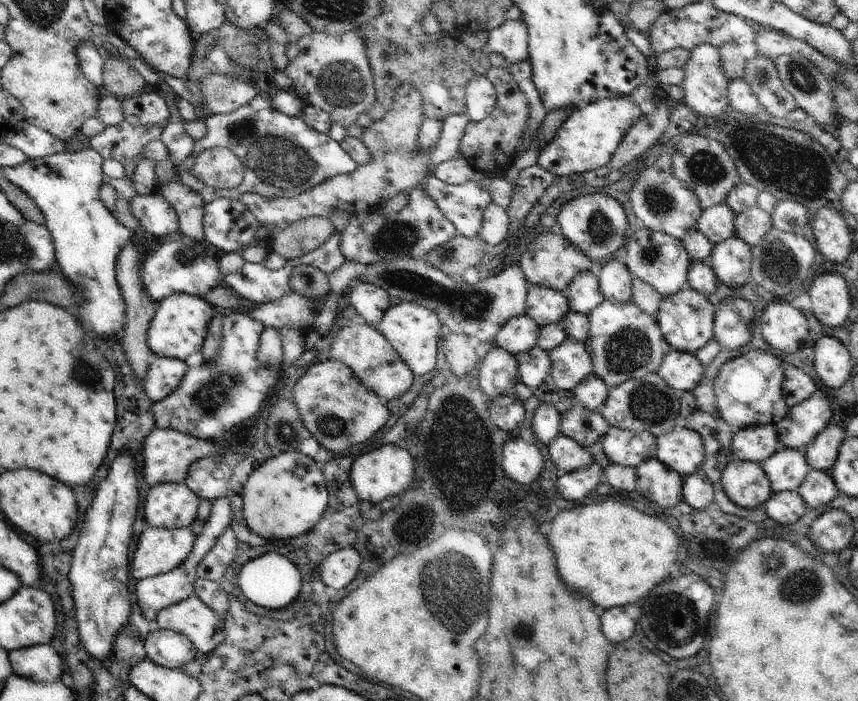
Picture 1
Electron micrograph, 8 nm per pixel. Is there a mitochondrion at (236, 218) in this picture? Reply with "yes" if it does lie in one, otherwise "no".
no

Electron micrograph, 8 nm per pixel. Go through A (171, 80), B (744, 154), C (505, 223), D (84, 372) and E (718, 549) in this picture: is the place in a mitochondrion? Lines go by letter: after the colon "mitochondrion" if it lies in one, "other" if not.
A: other
B: mitochondrion
C: other
D: mitochondrion
E: mitochondrion

